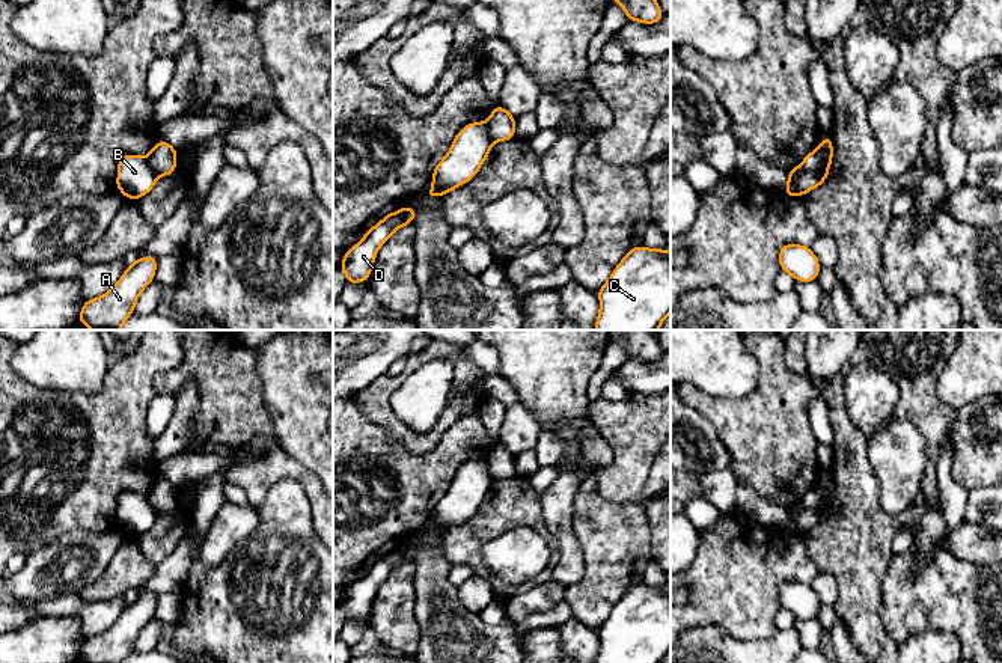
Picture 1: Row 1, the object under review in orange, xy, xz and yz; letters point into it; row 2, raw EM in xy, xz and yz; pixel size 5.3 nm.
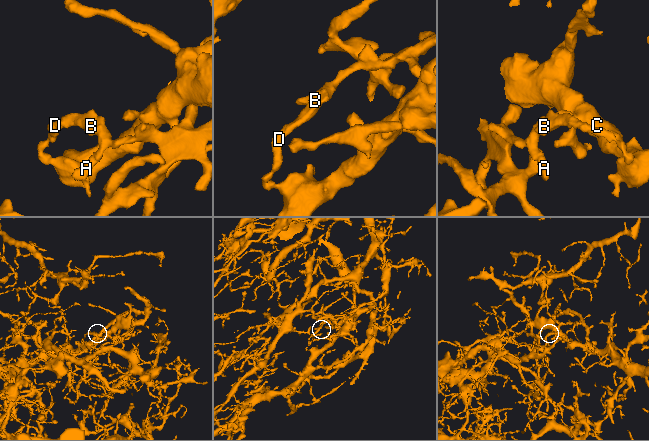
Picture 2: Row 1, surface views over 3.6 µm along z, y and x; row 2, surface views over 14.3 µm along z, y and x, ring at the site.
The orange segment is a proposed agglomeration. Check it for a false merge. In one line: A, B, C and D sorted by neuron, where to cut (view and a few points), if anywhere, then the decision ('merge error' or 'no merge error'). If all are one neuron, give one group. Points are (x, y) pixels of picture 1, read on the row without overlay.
A / B C D; cut in yz along (820, 484), (820, 501), (796, 519), (797, 532); merge error

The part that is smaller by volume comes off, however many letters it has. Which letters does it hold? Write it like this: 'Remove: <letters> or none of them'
Remove: A

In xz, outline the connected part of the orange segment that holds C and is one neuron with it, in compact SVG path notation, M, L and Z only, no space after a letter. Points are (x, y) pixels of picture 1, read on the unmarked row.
M633 585L597 631L600 649L595 663L660 663L671 651L671 589Z

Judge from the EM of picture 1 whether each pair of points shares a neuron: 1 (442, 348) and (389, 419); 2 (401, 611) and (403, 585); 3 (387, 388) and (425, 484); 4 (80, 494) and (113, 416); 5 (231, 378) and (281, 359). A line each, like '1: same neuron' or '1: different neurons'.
1: same neuron
2: same neuron
3: different neurons
4: same neuron
5: different neurons

